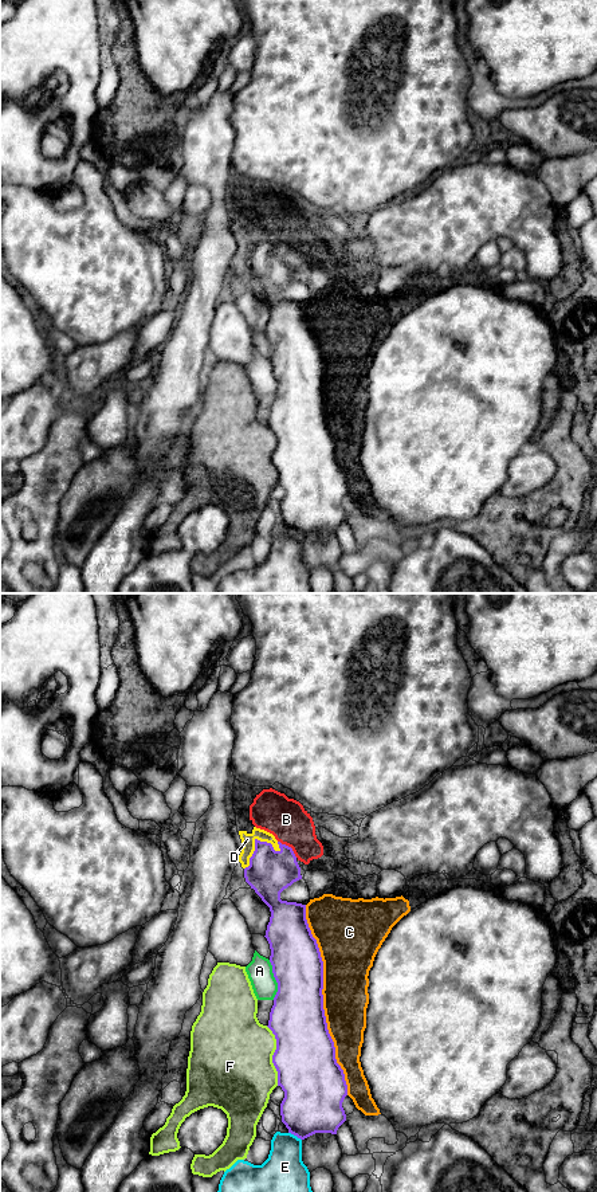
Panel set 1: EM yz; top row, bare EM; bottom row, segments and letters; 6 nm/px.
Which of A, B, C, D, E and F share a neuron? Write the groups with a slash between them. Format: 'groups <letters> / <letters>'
groups A / B D / C / E / F

